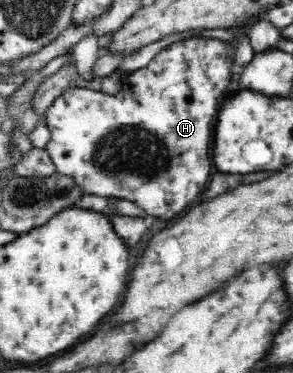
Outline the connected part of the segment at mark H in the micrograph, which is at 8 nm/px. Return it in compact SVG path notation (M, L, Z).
M189 39L188 41L177 41L156 54L147 67L133 72L132 76L121 76L122 90L116 95L107 95L102 91L93 91L87 87L70 87L65 89L61 96L55 99L55 102L47 109L44 114L44 124L49 129L51 138L46 144L44 150L51 158L56 171L69 175L76 179L76 184L84 187L87 194L98 195L102 197L126 198L135 202L136 206L144 210L148 215L157 218L171 218L179 212L183 212L191 202L197 199L201 192L205 191L205 185L209 183L209 172L211 172L211 150L212 138L214 137L214 124L216 114L219 110L219 104L224 100L223 91L229 86L232 73L229 71L229 65L234 62L235 48L232 48L228 41L221 39Z

